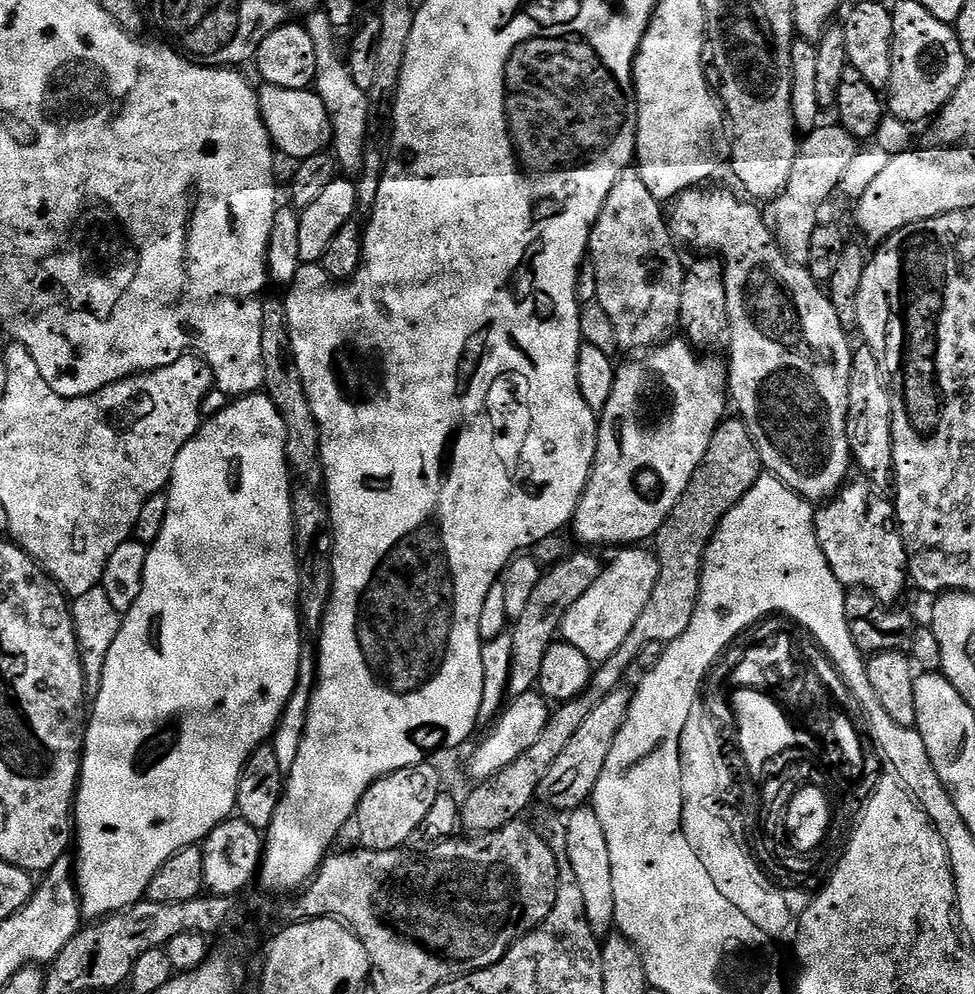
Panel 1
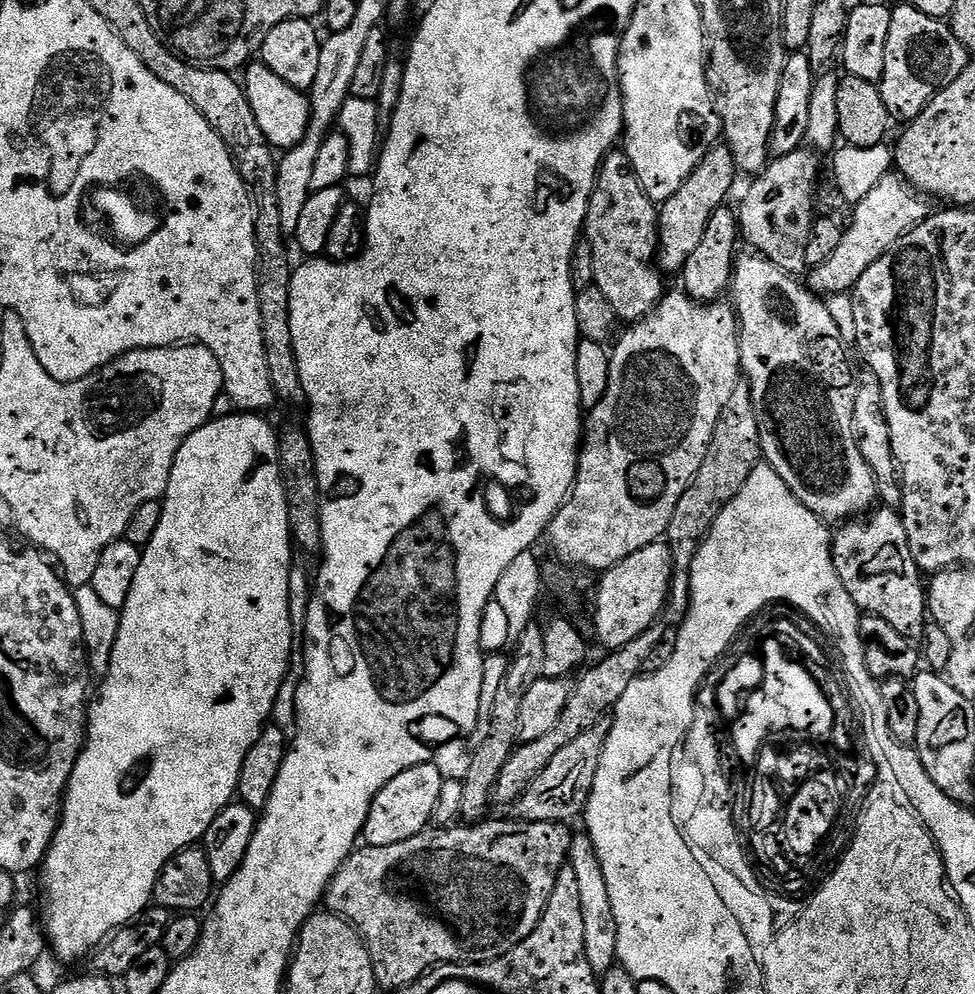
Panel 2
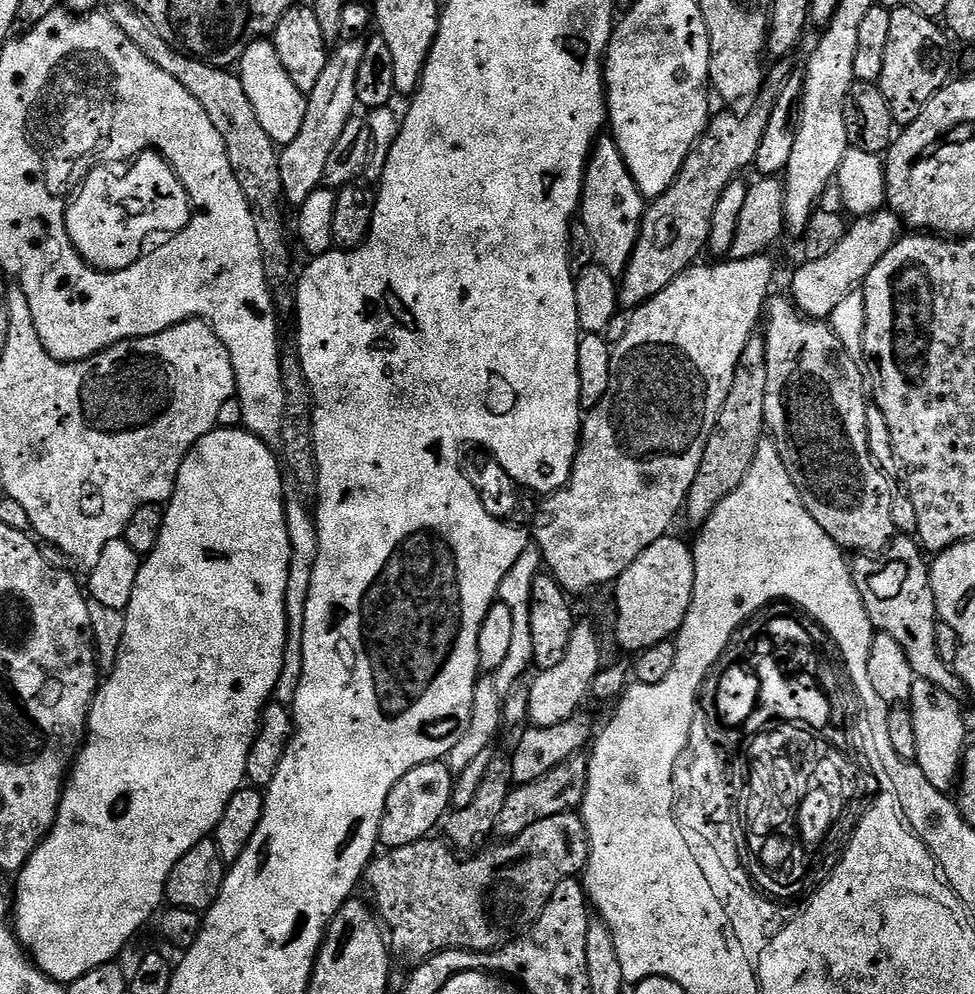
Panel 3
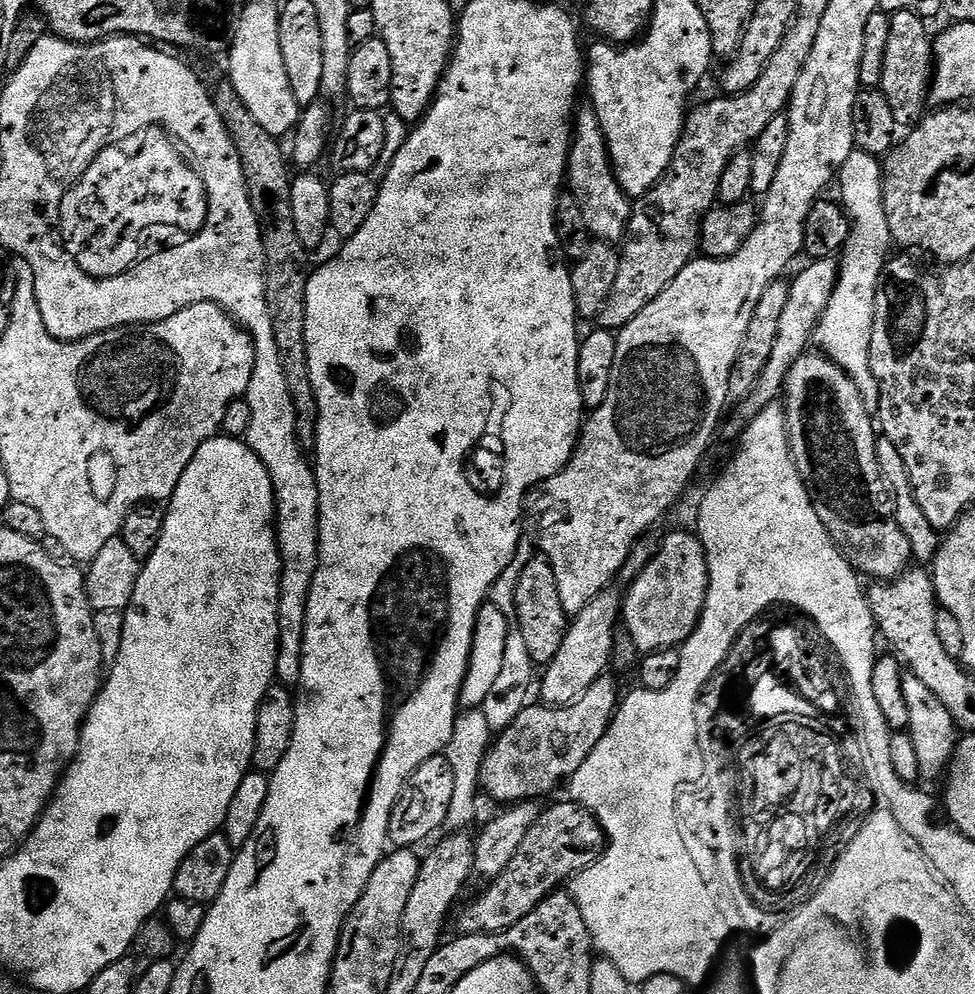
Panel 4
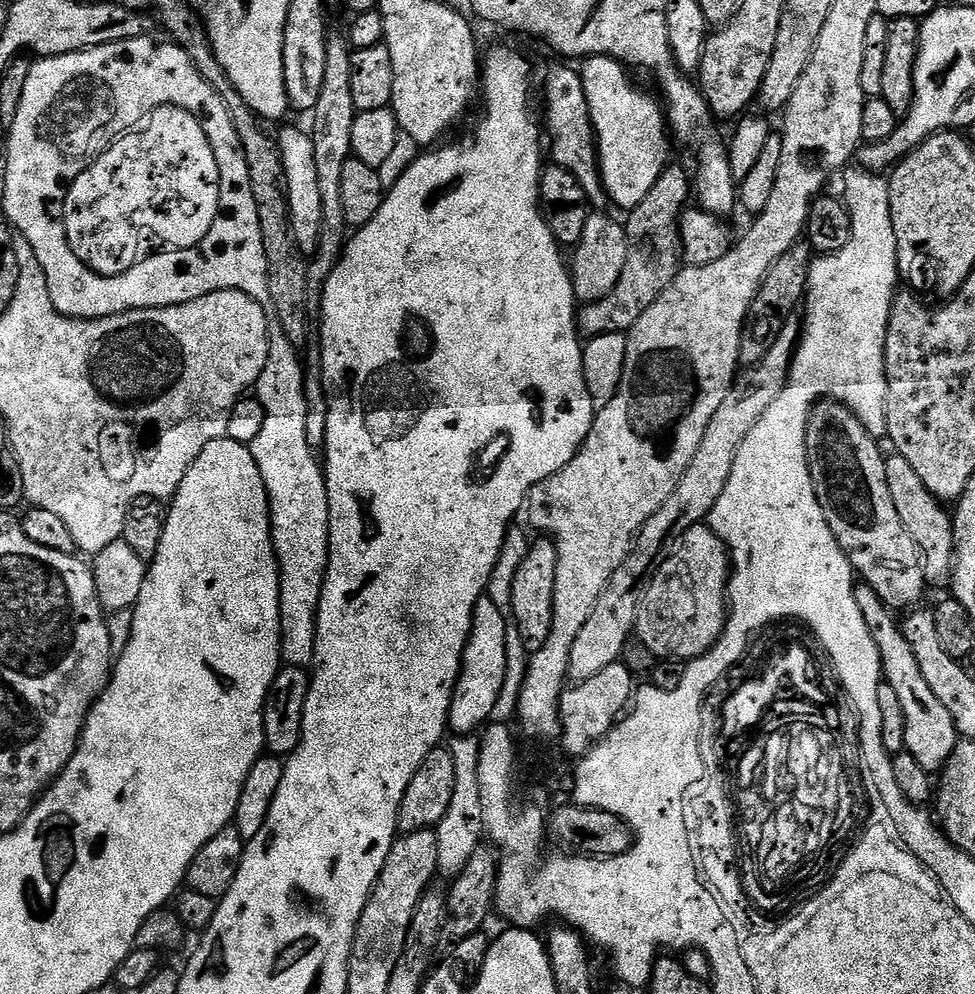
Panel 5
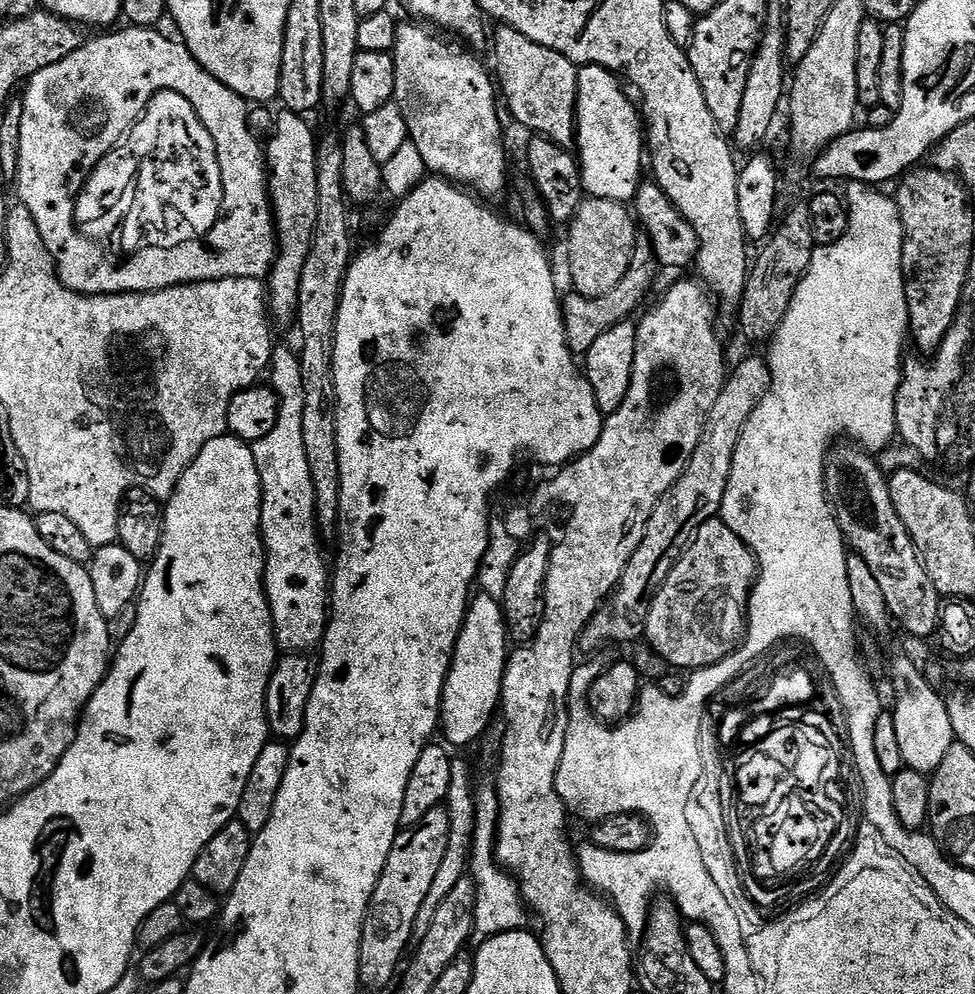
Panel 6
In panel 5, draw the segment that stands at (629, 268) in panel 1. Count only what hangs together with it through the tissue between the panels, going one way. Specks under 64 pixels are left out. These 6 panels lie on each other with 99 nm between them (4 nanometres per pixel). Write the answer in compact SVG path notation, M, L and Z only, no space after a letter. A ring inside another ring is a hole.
M556 64L544 76L544 116L542 112L542 124L546 129L546 144L552 147L550 152L551 163L562 166L562 170L570 170L574 174L578 186L586 190L586 198L589 205L596 210L604 210L609 207L608 191L604 188L604 179L600 176L600 154L596 150L596 131L592 128L590 118L590 106L586 102L586 90L582 86L582 78L574 67L567 68L564 64Z

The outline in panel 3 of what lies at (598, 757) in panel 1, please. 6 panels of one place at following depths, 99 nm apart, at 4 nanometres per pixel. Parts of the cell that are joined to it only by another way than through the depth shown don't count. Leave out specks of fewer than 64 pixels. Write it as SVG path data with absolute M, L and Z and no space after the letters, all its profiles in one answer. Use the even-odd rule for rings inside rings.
M584 754L570 757L563 765L545 774L538 781L521 784L509 791L506 803L502 805L502 814L498 814L495 835L501 841L511 840L522 834L534 822L542 822L542 818L554 818L554 814L571 812L579 809L584 803L584 791L588 785L588 756Z

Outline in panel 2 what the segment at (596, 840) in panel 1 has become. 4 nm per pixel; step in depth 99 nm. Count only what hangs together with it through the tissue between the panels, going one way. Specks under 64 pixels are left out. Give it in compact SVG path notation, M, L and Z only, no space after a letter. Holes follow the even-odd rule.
M573 835L568 864L578 877L578 891L582 901L582 931L586 937L586 962L590 962L590 970L597 977L603 978L618 964L618 922L614 922L614 906L610 906L610 890L606 890L606 874L602 874L602 862L598 862L598 854L588 835Z

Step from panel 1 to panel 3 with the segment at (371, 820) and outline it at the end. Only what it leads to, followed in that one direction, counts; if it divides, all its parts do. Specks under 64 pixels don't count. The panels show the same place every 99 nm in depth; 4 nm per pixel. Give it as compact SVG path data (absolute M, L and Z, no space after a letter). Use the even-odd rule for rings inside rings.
M433 762L414 766L414 770L410 770L410 774L403 776L394 786L394 790L390 790L390 798L386 798L386 810L380 823L380 844L391 850L429 839L435 833L432 831L435 828L437 831L438 825L449 811L453 783L454 772L447 763Z

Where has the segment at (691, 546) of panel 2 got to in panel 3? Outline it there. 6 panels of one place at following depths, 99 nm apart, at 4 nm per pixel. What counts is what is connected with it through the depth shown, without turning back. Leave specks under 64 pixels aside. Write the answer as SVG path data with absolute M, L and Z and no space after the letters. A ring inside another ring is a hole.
M753 334L746 342L746 350L742 350L742 358L738 358L730 394L726 394L716 429L710 434L702 462L698 466L698 474L688 491L686 517L693 526L707 522L718 502L722 502L726 494L734 494L734 490L738 490L742 478L746 478L746 470L750 470L750 462L754 462L754 454L761 440L765 439L767 353L763 335Z

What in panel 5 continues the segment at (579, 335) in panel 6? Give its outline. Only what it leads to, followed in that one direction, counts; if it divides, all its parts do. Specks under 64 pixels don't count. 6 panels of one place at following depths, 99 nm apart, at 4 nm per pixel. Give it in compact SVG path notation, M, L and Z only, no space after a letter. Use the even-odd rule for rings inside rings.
M675 162L665 167L664 173L654 182L654 190L638 202L636 208L627 213L624 224L626 234L626 266L622 266L622 278L618 286L606 294L606 298L595 300L593 304L584 304L578 312L578 328L585 337L627 332L634 322L658 302L658 298L674 282L682 267L682 249L680 247L680 218L685 211L684 203L690 200L694 184L690 172Z

